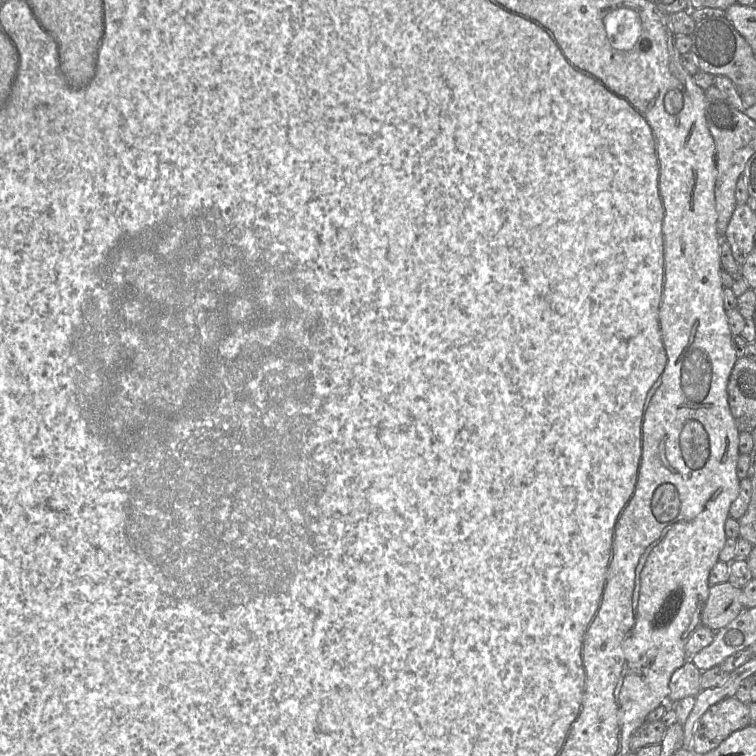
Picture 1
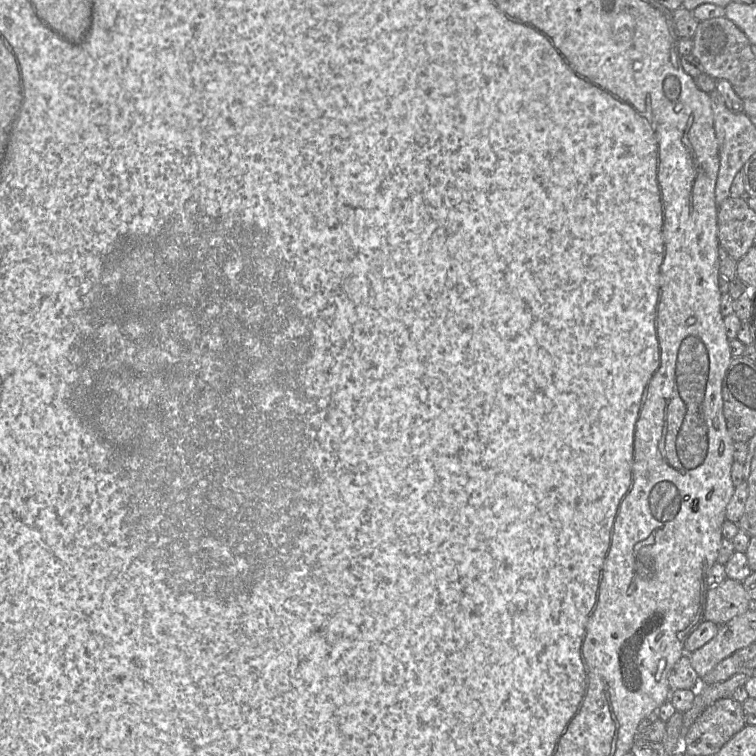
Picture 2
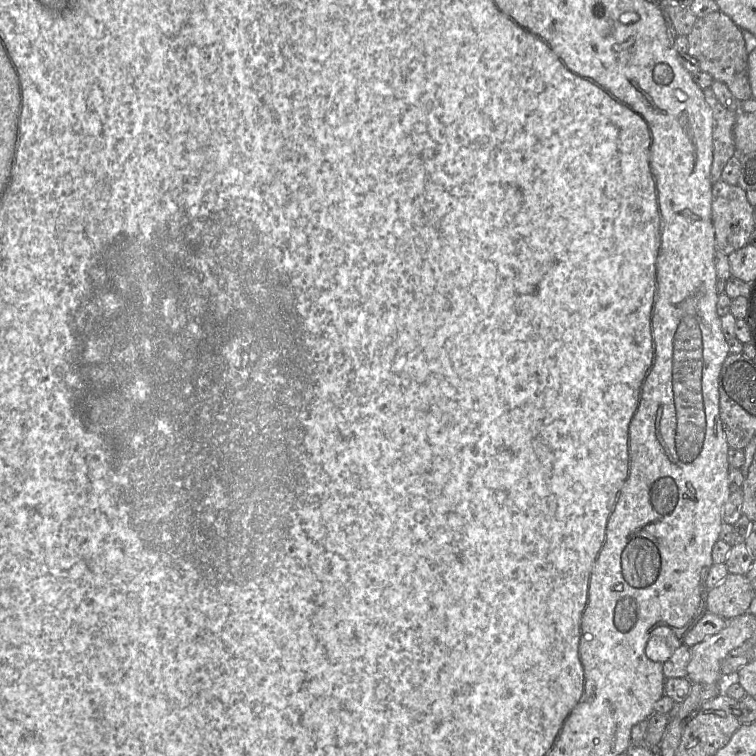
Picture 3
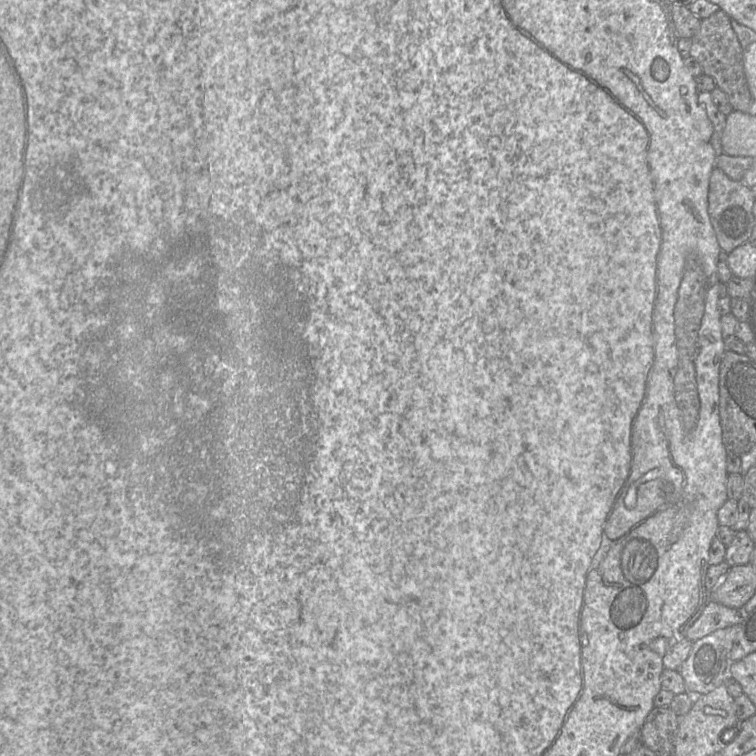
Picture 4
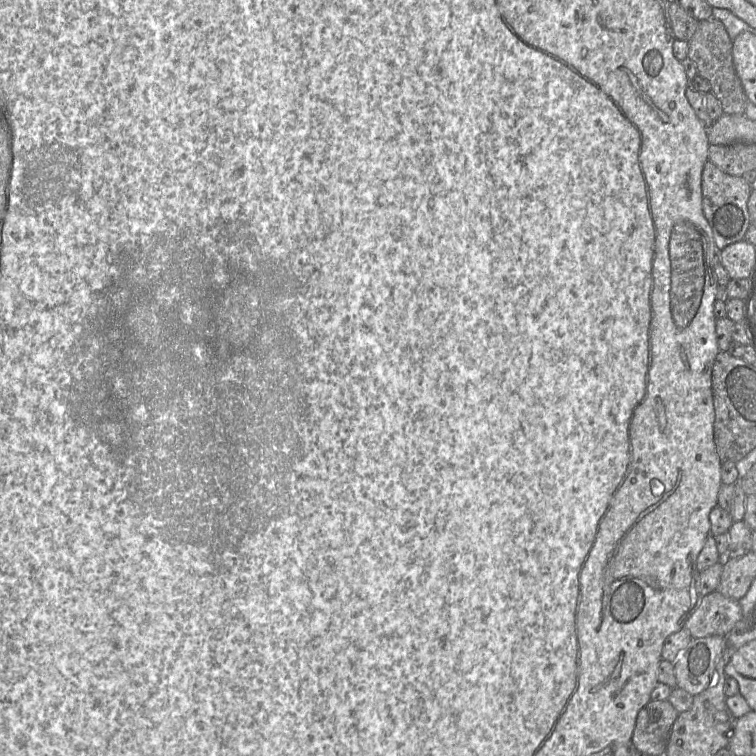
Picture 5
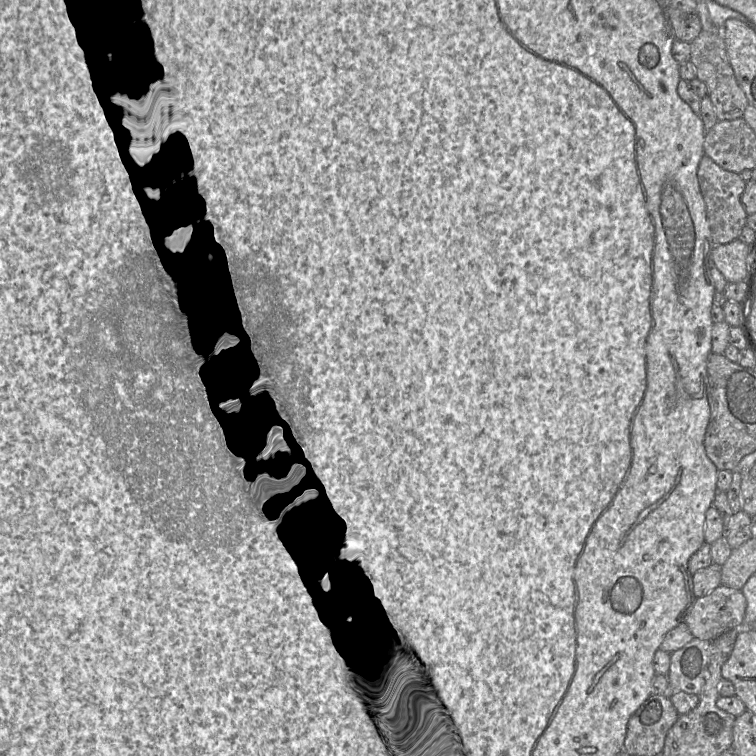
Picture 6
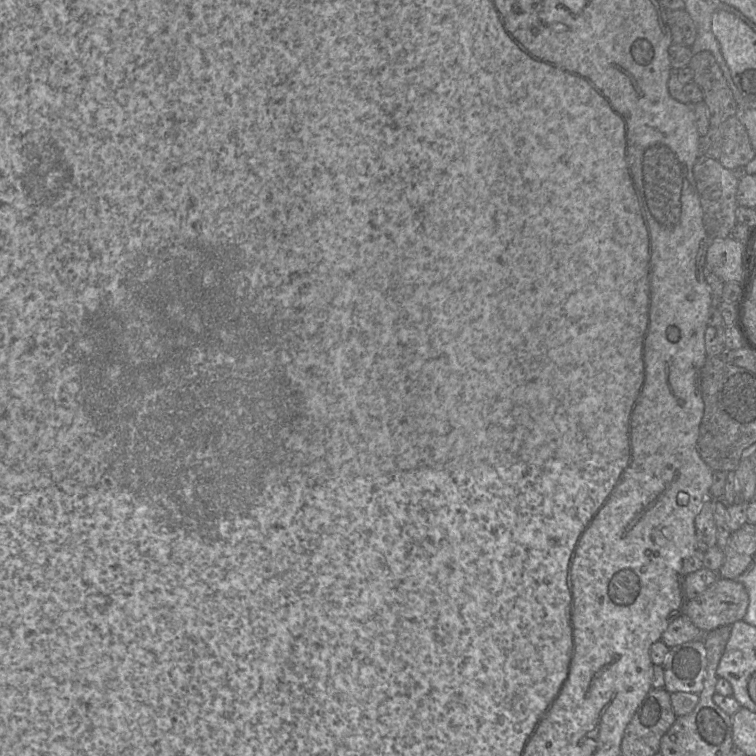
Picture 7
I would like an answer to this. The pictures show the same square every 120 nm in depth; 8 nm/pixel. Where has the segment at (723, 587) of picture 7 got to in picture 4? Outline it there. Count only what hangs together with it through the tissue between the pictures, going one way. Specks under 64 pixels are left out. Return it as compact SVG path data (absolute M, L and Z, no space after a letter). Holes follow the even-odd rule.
M710 601L704 608L702 614L686 632L686 638L691 642L695 642L714 631L737 625L741 619L741 610L732 609Z

